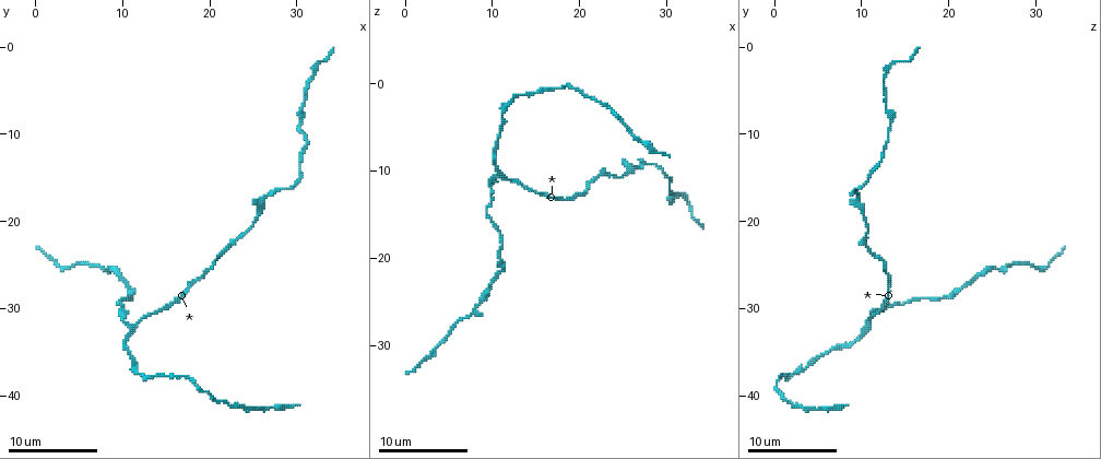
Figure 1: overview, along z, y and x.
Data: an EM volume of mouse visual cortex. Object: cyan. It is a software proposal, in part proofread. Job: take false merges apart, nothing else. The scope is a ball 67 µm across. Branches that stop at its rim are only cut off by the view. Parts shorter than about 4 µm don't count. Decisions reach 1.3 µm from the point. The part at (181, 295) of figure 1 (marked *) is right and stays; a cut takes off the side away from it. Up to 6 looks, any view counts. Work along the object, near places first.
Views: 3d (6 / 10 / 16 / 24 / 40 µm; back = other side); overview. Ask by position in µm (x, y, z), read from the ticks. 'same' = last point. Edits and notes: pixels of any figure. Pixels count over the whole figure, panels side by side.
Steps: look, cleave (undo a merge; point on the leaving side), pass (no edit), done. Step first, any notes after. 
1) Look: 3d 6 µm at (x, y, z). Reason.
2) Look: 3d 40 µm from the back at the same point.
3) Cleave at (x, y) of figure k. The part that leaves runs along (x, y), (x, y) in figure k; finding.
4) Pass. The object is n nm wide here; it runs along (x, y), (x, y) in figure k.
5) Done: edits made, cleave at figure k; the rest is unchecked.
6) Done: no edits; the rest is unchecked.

Look: 3d 16 µm at (21.4, 23.4, 11.0).

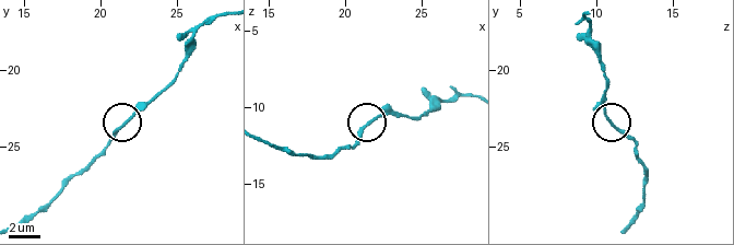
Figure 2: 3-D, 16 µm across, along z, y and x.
Look: 3d 16 µm from the back at (21.4, 23.6, 11.2).

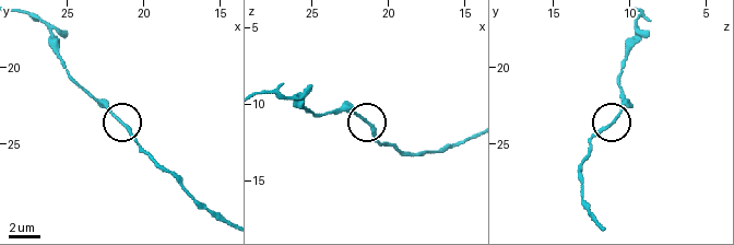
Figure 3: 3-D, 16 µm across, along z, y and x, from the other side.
Pass. It runs along (191, 197), (101, 101) in figure 3; one neuron here.

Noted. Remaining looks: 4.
Look: 3d 10 µm at (30.6, 7.4, 13.0). Thick turns thin.

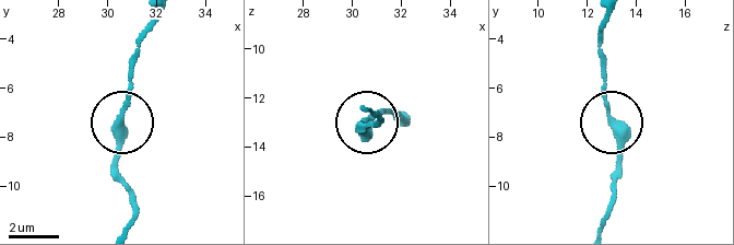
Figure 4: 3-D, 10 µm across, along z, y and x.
Pass. It runs along (128, 226), (132, 207), (116, 163), (116, 132), (128, 59) in figure 4; continuous, no second neuron.

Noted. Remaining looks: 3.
Look: 3d 10 µm at (27.0, 16.8, 9.6). Small branch off a trunk.

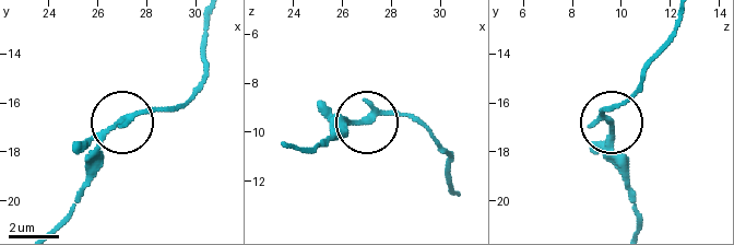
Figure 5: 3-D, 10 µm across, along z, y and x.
Pass. The object is 180 nm wide here; one neuron here.

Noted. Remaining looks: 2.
Done: no edits; the rest is unchecked.

